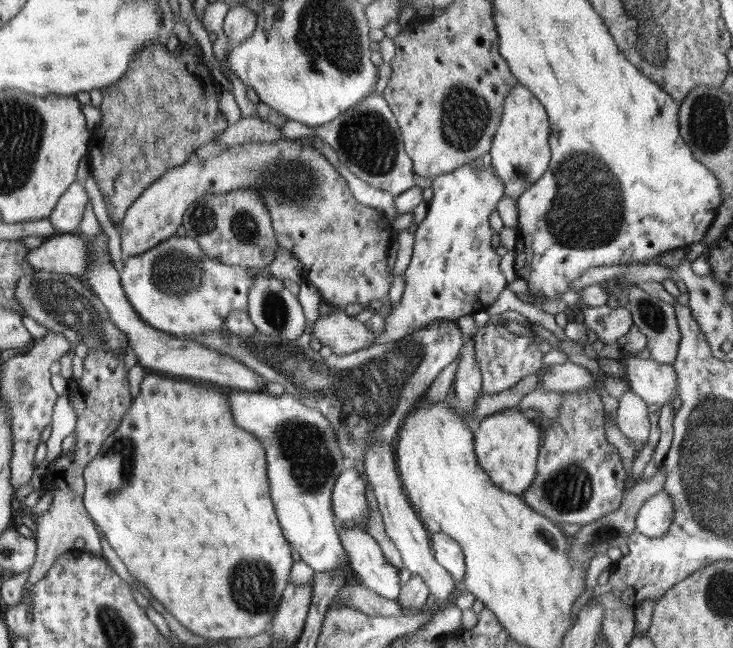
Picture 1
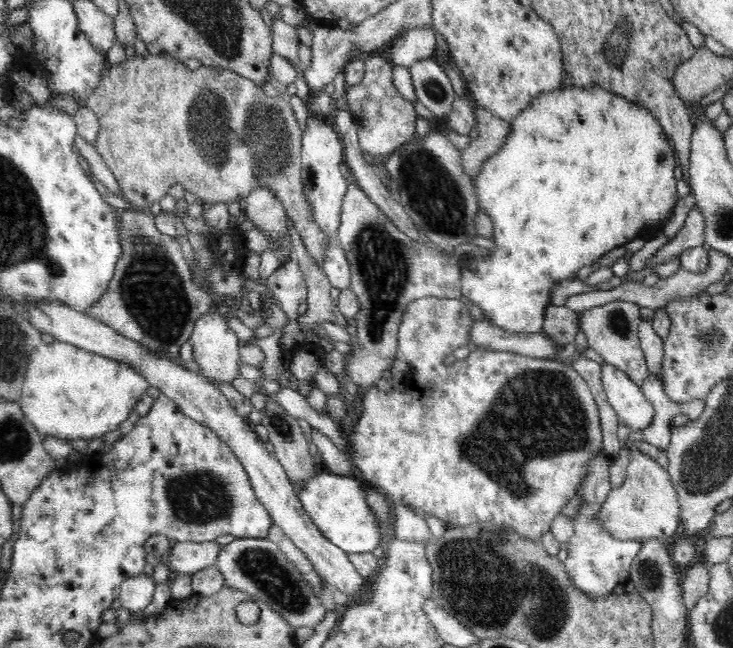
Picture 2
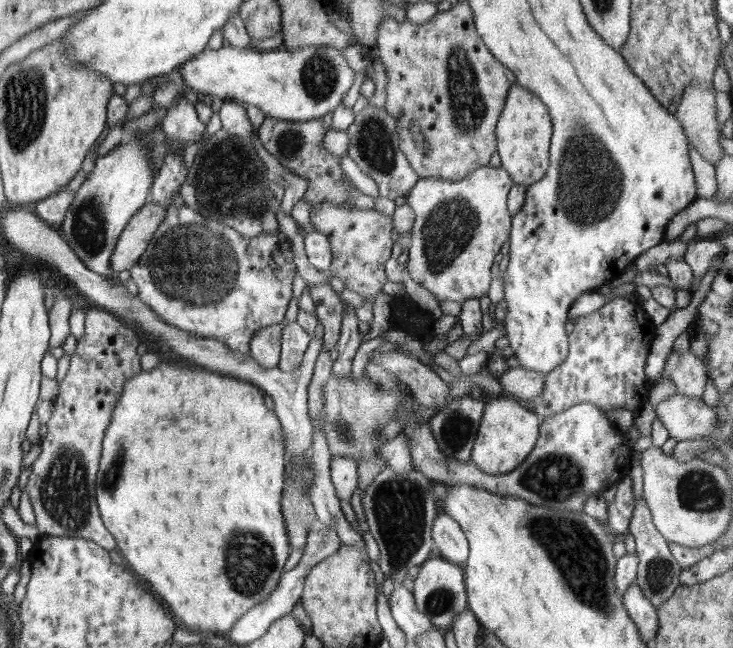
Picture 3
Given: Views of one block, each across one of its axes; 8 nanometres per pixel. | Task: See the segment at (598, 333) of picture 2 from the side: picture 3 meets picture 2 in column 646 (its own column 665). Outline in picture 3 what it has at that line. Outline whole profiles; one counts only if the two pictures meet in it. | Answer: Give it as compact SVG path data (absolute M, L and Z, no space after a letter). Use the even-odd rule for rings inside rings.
M671 348L671 354L665 362L665 370L661 378L671 378L677 394L701 398L705 380L707 380L707 370L705 370L705 364L695 354L691 352L675 354Z

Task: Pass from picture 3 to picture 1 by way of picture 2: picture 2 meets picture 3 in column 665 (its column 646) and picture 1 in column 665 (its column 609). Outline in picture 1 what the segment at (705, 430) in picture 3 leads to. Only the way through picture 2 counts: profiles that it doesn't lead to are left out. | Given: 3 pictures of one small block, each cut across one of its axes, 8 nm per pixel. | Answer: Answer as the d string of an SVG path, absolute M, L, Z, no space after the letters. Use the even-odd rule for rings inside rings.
M637 354L621 356L625 366L627 386L633 388L647 404L667 404L669 396L677 396L677 374L669 364L659 364L657 360L643 360Z

